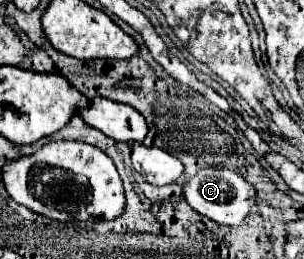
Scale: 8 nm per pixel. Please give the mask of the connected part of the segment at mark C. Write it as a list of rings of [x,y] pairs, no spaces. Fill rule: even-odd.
[[[207,167],[197,171],[193,177],[183,177],[177,181],[181,185],[181,193],[185,201],[203,217],[219,223],[219,225],[239,225],[255,207],[255,189],[237,173],[229,169]]]

